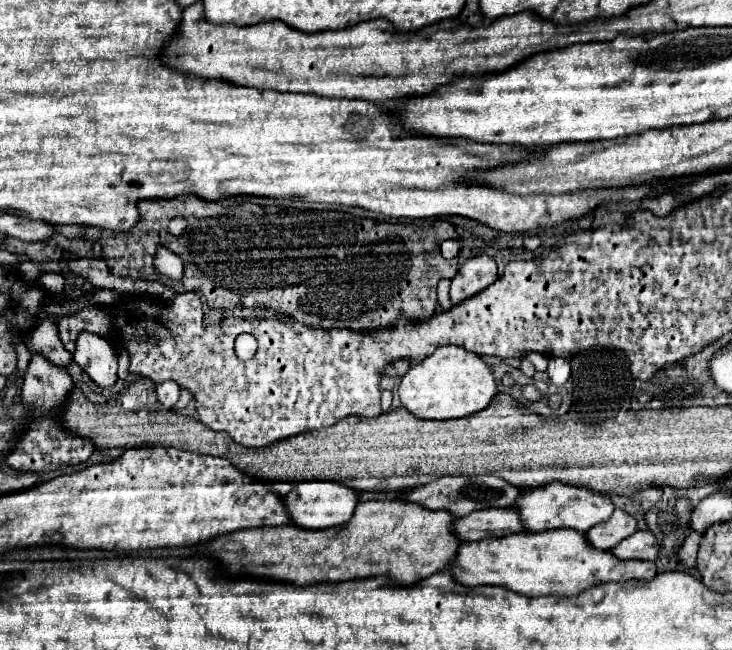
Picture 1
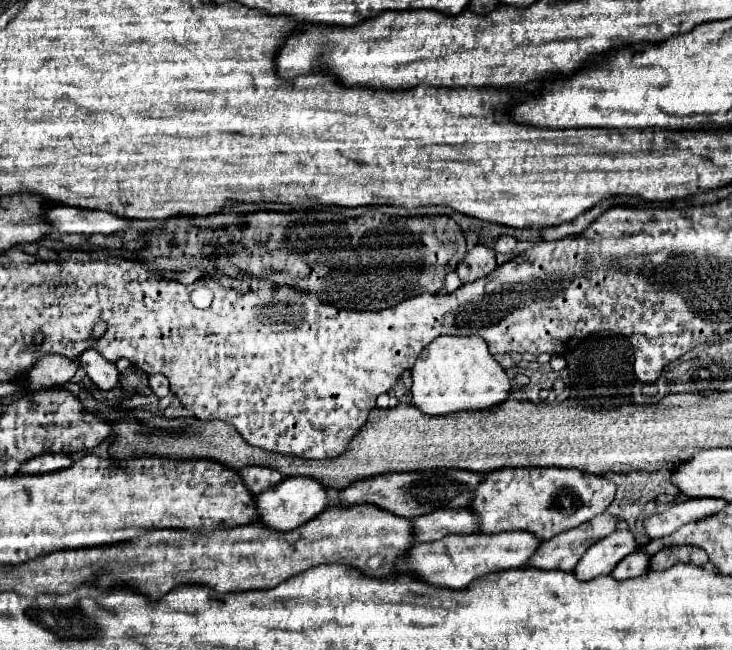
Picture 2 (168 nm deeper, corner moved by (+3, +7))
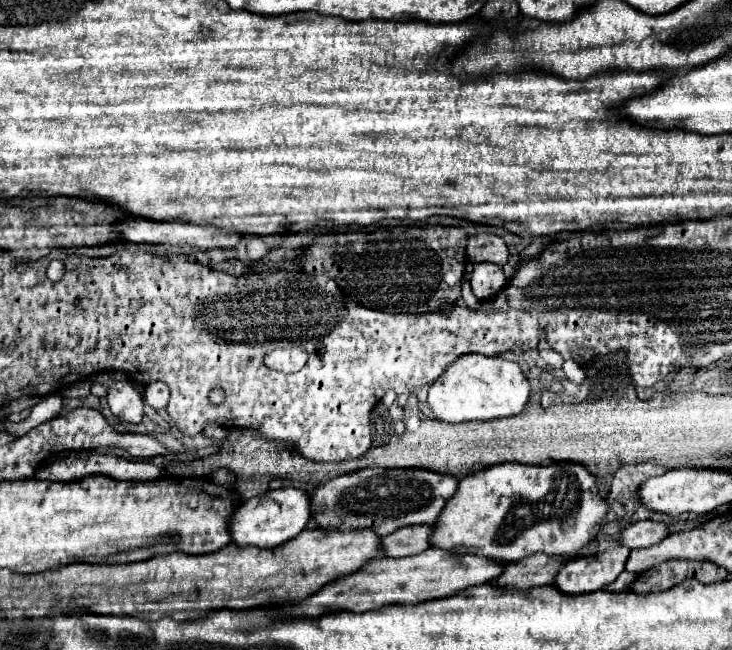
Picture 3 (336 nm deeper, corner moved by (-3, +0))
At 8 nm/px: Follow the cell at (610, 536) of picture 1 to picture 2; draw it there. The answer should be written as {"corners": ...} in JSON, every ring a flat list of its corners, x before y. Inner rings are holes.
{"corners":[[601,513,579,525,577,529,569,529,569,533,559,533,557,537,539,543,537,551,529,559,529,567,535,569,559,569,559,571,573,571,581,555,599,539,613,533,617,519,613,515]]}

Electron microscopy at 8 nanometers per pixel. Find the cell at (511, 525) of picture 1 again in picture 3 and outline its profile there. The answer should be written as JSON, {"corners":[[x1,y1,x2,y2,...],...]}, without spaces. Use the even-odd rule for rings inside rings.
{"corners":[[415,524,415,526,395,530,393,534,385,536,381,544,389,558,413,556,431,548,433,532,435,532,435,526,431,524]]}

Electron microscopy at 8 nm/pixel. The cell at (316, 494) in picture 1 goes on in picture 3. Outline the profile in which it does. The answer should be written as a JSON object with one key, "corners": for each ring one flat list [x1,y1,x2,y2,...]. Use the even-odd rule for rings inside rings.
{"corners":[[293,486,267,490,265,494,249,498,245,504,237,508,237,512,231,518,231,534,233,534,231,540,235,544,275,548,295,538,307,526,309,518,311,518,311,498,307,492]]}

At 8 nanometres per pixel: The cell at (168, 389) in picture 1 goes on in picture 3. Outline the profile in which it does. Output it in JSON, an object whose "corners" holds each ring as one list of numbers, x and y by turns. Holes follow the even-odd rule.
{"corners":[[151,382,147,388,145,388,145,400,149,406,153,406,155,410,159,408,165,408,167,402,169,402,169,388,165,382]]}

